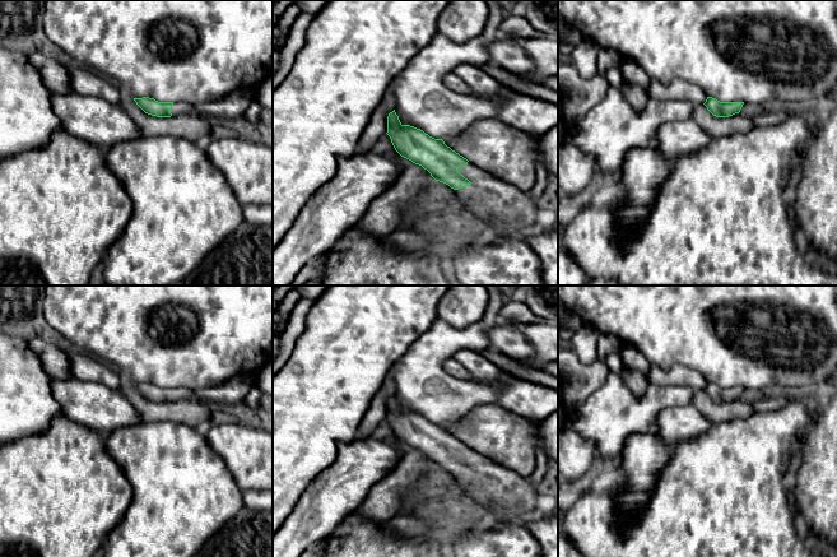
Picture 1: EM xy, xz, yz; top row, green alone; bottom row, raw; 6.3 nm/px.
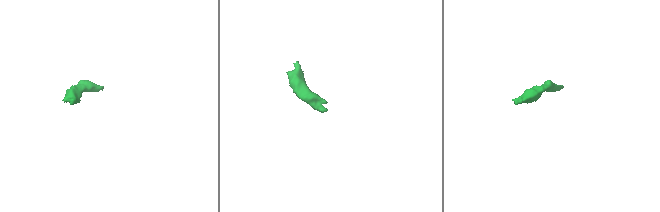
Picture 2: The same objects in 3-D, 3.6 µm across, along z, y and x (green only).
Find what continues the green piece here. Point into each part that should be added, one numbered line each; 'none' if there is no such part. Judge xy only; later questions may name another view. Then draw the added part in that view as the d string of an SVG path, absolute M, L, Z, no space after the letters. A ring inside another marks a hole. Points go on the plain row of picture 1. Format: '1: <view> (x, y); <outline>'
1: xy (177, 394); M173 387L171 393L172 401L195 399L195 390L187 387Z

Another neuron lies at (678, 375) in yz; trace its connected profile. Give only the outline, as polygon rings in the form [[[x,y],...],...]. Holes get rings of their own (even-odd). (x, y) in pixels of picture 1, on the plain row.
[[[655,365],[650,366],[647,380],[650,384],[659,386],[690,386],[693,390],[703,390],[707,385],[706,379],[696,370],[674,366],[670,370],[660,368]]]

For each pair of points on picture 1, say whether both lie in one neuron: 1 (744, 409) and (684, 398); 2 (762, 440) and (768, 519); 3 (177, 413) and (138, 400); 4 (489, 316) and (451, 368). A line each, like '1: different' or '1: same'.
1: different
2: same
3: same
4: different

